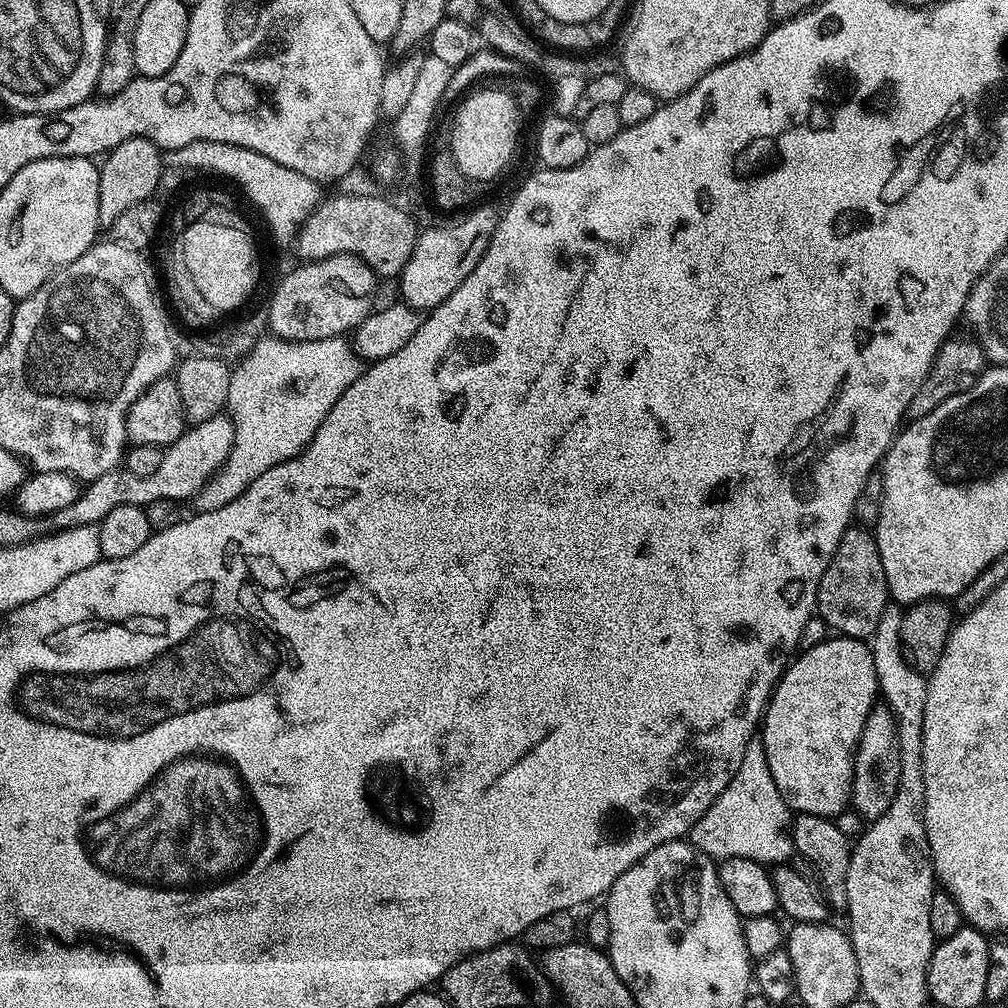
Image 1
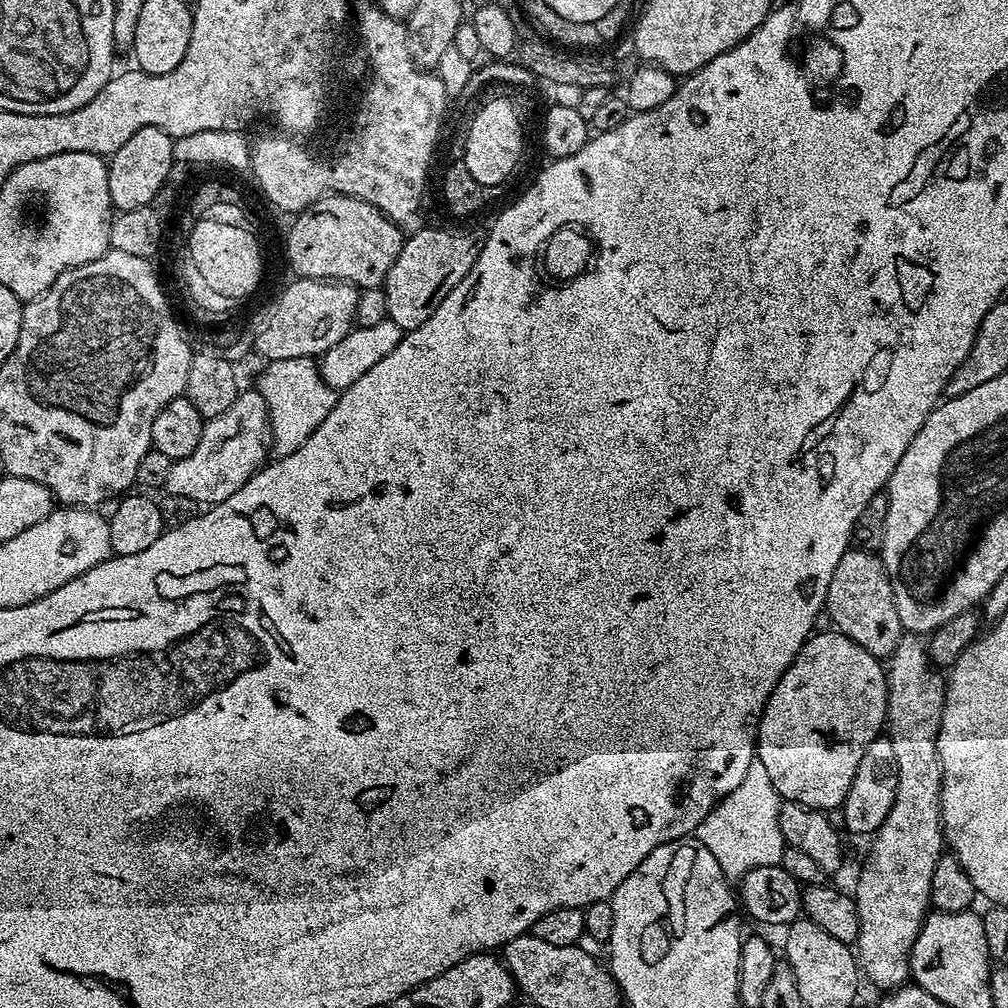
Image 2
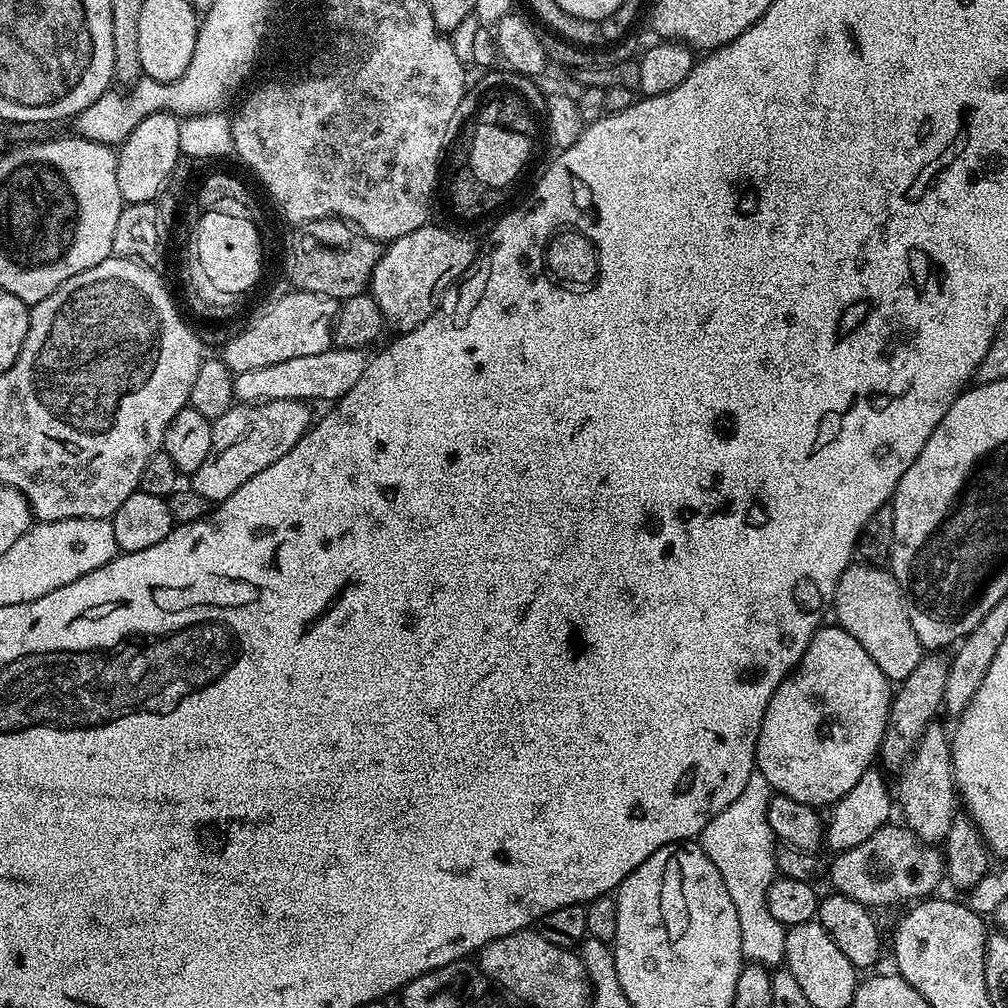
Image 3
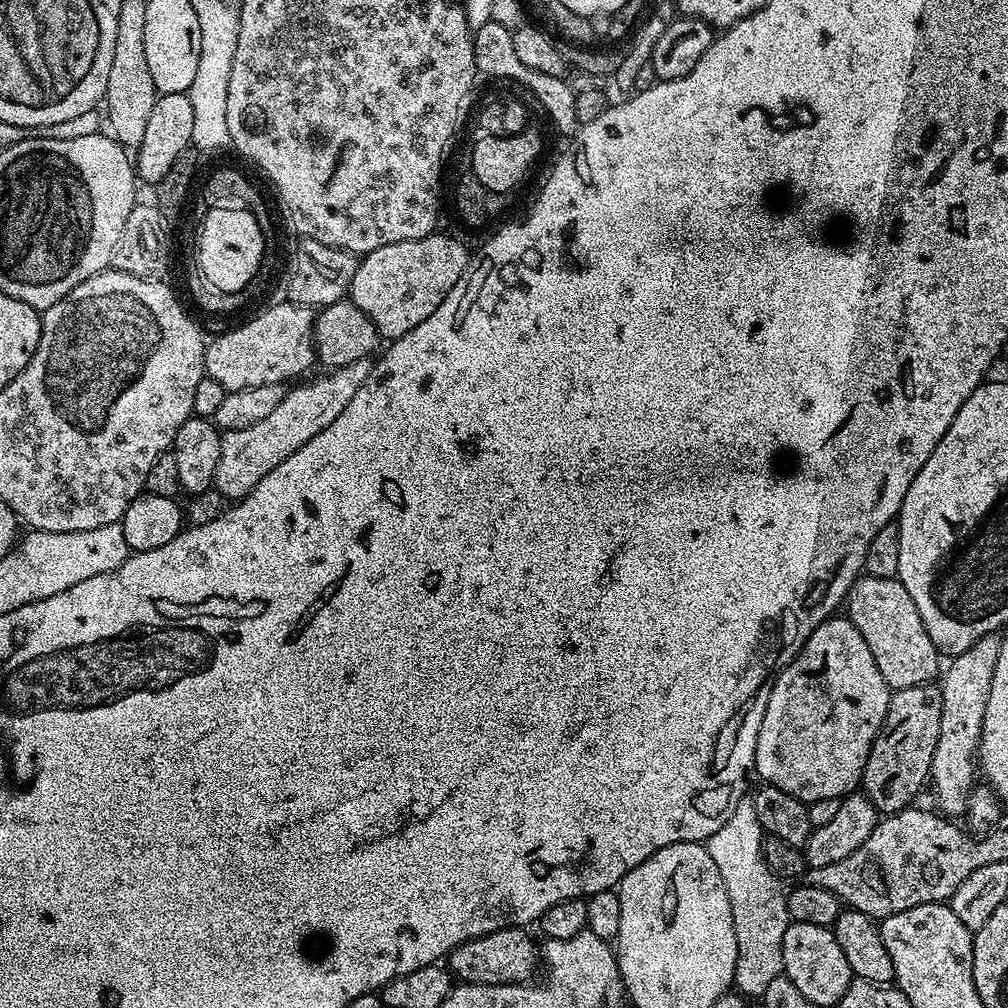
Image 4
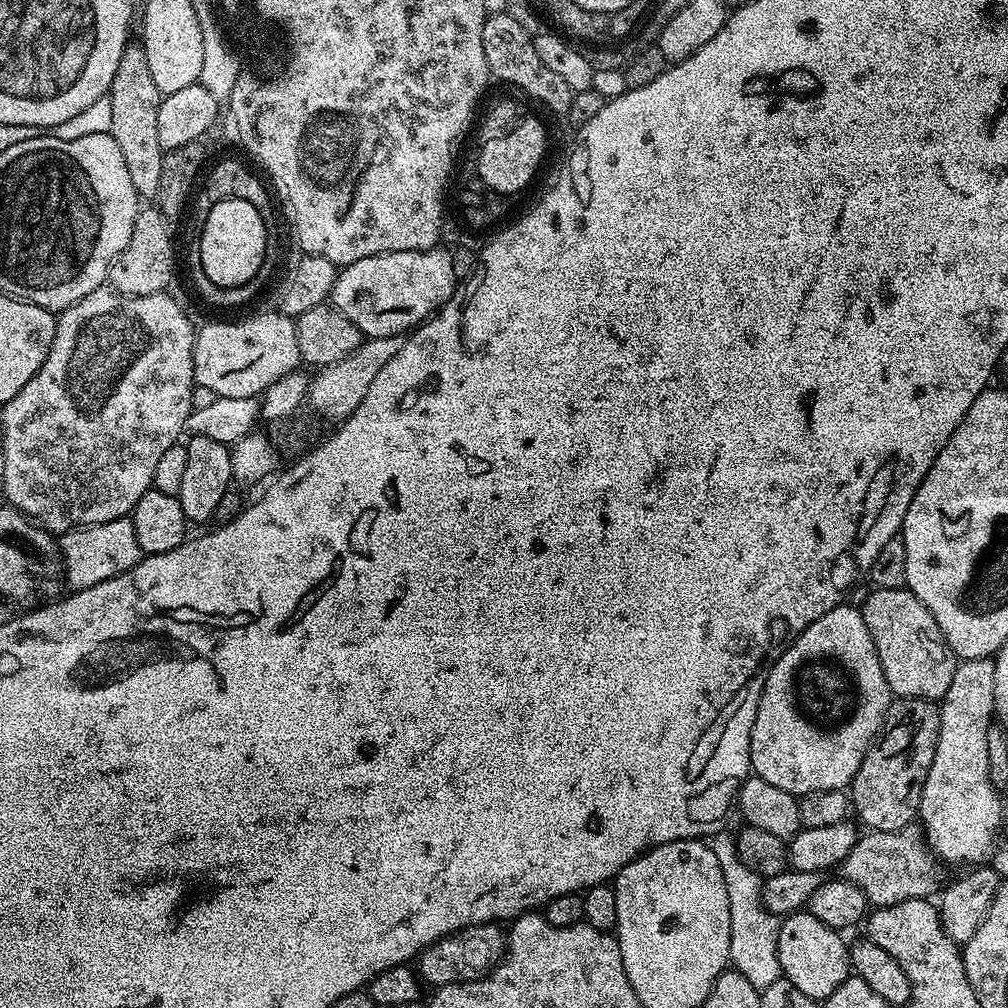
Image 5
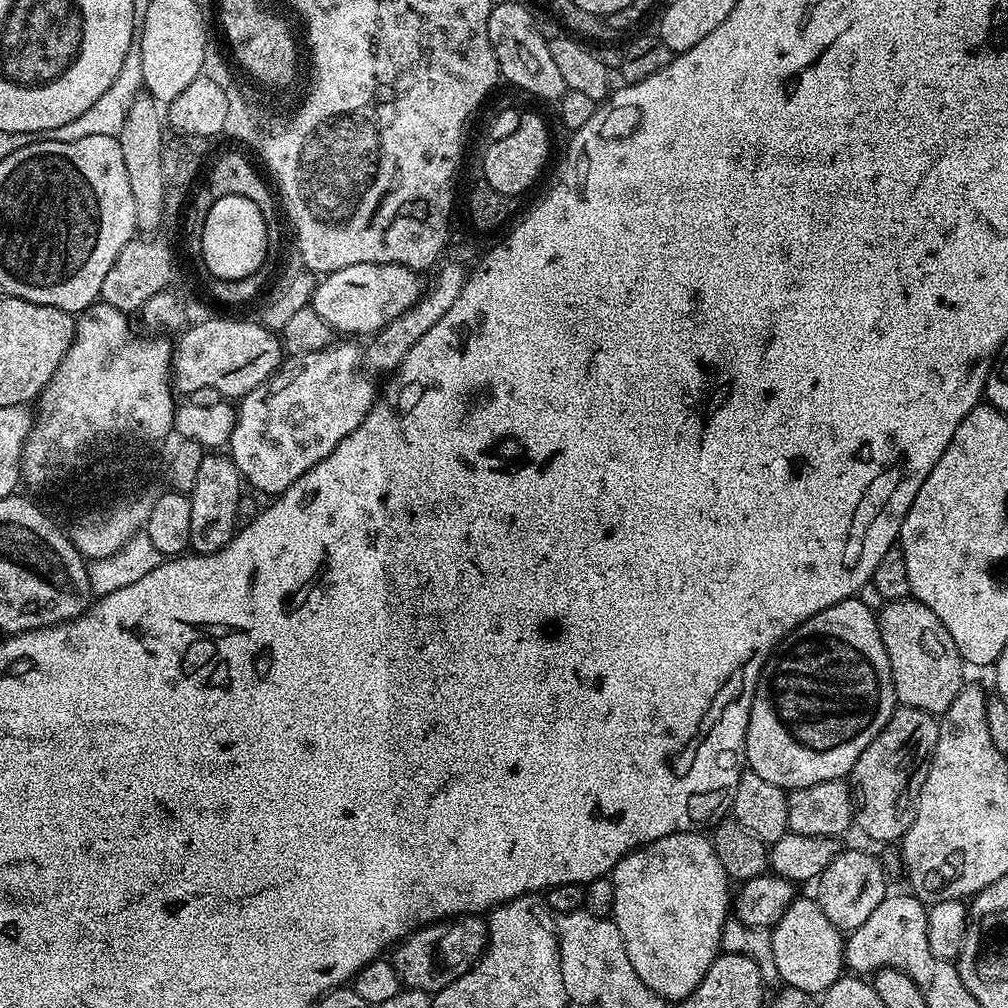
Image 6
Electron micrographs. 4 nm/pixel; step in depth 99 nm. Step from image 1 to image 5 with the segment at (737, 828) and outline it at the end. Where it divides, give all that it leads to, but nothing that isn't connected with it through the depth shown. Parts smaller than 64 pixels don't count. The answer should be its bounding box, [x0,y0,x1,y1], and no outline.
[710,830,782,990]

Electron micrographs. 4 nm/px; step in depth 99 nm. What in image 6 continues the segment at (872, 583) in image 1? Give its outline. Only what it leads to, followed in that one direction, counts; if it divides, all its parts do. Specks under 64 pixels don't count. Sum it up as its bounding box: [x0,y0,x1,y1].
[878,598,966,714]

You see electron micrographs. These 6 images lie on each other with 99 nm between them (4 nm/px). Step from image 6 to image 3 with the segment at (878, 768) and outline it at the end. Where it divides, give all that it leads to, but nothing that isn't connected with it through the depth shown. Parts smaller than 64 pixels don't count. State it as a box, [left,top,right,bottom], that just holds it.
[878,655,949,774]

